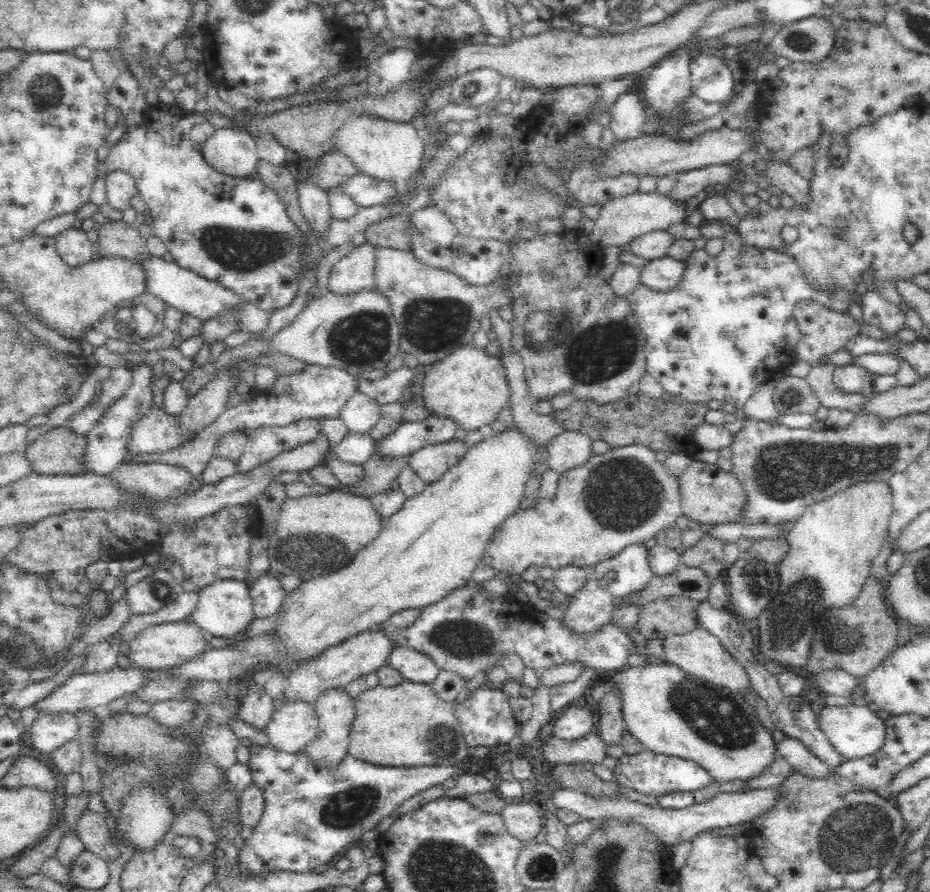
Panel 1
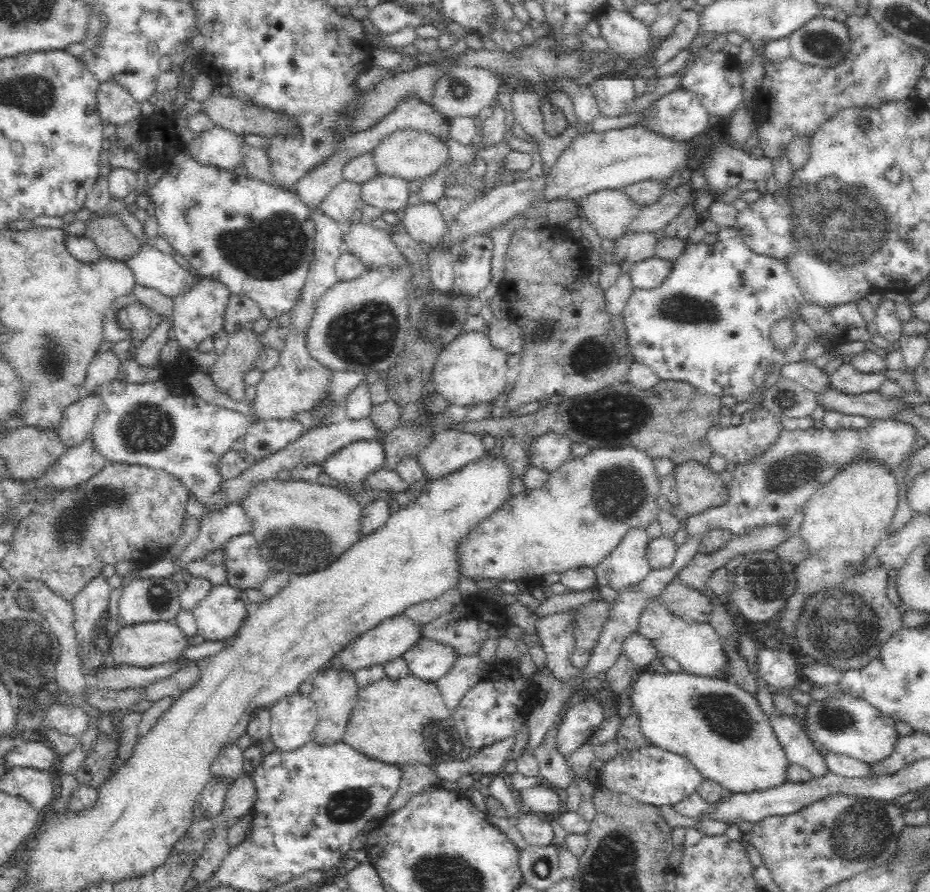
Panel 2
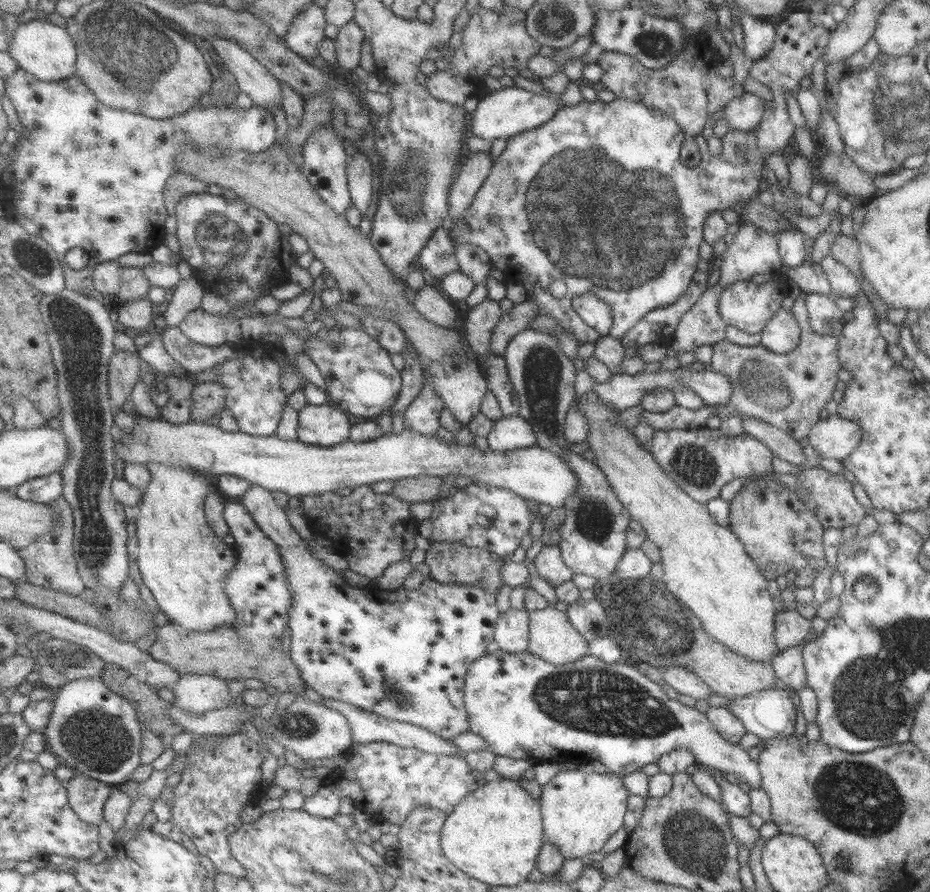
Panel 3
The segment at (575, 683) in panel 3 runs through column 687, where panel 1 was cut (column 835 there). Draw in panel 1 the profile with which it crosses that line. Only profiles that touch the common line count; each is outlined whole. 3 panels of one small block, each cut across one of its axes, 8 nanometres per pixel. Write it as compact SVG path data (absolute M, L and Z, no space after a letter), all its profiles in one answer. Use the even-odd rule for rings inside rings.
M857 704L843 707L826 705L816 710L819 728L823 731L828 743L844 760L862 759L874 754L886 738L884 720L876 715L875 709L870 705Z

